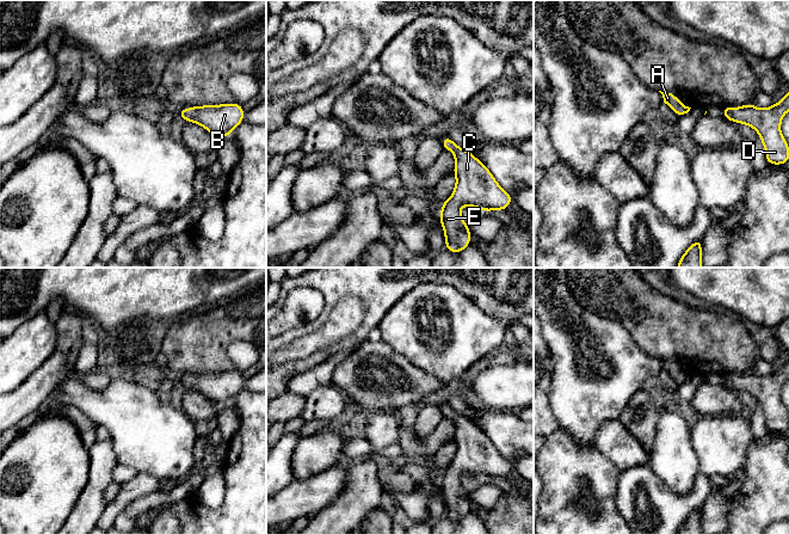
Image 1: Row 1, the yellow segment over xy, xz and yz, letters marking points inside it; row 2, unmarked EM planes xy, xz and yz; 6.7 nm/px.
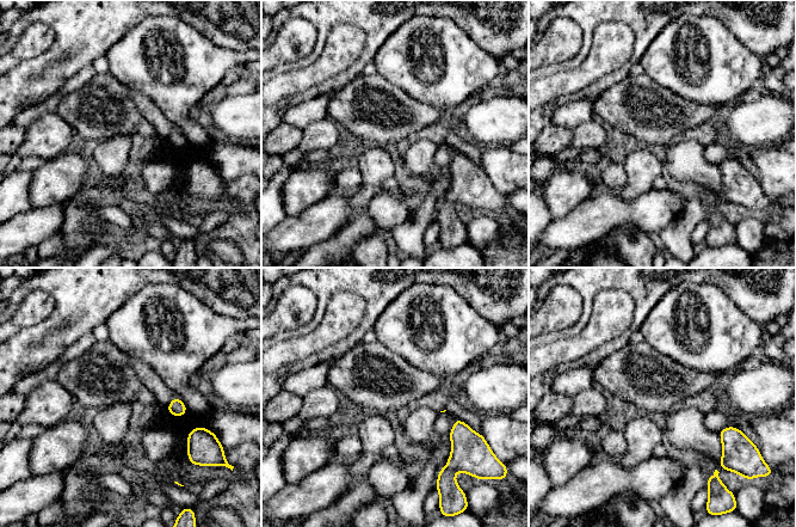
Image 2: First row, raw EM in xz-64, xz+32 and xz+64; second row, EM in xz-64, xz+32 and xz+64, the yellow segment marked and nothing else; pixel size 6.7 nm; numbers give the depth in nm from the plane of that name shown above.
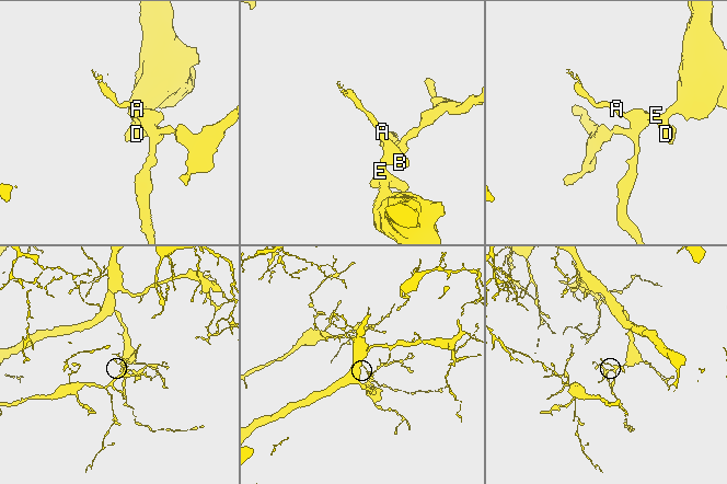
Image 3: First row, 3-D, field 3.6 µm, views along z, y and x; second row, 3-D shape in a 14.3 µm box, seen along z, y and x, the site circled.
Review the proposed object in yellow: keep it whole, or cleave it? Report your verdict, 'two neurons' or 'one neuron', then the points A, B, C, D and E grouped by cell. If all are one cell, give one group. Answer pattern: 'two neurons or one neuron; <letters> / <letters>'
one neuron; A B C D E

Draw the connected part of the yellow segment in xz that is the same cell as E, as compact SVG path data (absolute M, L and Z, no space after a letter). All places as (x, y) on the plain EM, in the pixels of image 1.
M451 404L442 407L444 417L455 424L456 453L451 465L443 469L439 490L444 497L446 517L460 521L470 512L470 497L461 483L461 474L486 479L506 478L512 464L495 448L491 438L470 419L457 413Z

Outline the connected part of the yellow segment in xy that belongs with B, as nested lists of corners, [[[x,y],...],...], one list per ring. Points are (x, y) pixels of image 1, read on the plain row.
[[[239,370],[202,373],[180,376],[179,385],[224,406],[245,387],[245,379]]]

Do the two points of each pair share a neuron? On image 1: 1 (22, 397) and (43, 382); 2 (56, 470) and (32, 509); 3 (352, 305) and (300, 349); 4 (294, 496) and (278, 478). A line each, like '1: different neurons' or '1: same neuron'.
1: same neuron
2: same neuron
3: same neuron
4: different neurons

